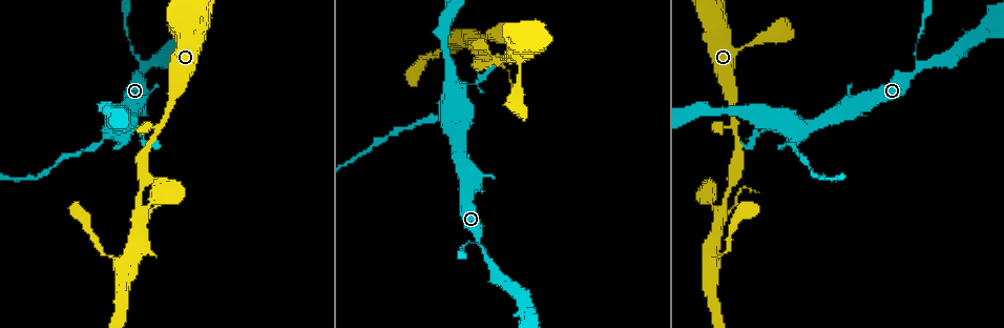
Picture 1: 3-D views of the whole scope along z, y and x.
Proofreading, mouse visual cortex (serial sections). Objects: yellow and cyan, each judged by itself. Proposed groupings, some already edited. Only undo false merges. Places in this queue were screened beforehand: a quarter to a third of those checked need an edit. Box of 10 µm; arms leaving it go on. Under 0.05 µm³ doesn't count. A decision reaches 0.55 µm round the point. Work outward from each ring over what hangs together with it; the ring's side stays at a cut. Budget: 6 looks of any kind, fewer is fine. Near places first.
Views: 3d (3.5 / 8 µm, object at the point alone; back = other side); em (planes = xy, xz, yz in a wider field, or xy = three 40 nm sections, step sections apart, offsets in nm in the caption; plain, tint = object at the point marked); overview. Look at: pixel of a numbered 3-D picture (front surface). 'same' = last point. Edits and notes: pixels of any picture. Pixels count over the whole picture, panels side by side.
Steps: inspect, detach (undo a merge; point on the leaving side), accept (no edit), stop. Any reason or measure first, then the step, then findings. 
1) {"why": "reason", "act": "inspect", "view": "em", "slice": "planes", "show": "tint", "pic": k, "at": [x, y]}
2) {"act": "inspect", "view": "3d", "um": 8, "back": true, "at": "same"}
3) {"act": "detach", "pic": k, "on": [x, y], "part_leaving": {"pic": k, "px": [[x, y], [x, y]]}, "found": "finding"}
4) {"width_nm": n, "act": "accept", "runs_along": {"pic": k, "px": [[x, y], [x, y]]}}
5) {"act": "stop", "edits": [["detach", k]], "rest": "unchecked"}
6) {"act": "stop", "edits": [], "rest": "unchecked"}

{"why": "sudden change in width", "act": "inspect", "view": "3d", "um": 3.5, "pic": 1, "at": [145, 67]}

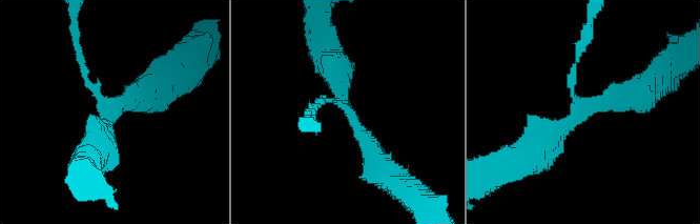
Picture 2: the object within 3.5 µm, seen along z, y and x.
{"act": "inspect", "view": "em", "slice": "xy", "step": 2, "show": "tint", "pic": 2, "at": [583, 107]}

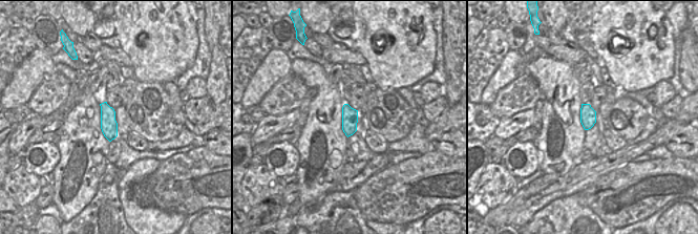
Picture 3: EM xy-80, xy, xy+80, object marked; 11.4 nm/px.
{"act": "accept", "runs_along": {"pic": 2, "px": [[524, 157], [584, 105], [638, 96]]}, "found": "continuous, no second cell"}

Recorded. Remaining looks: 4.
{"why": "thick turns thin", "act": "inspect", "view": "3d", "um": 3.5, "pic": 1, "at": [106, 138]}

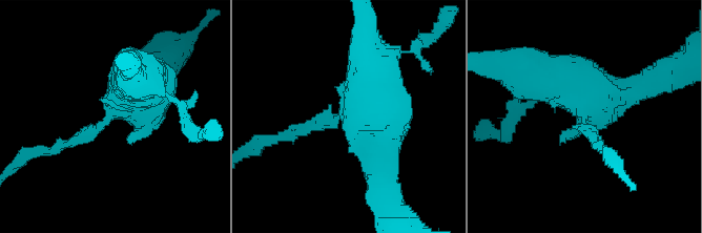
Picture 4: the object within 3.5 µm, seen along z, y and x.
{"why": "shape alone is not enough", "act": "inspect", "view": "em", "slice": "planes", "show": "plain", "pic": 4, "at": [113, 114]}

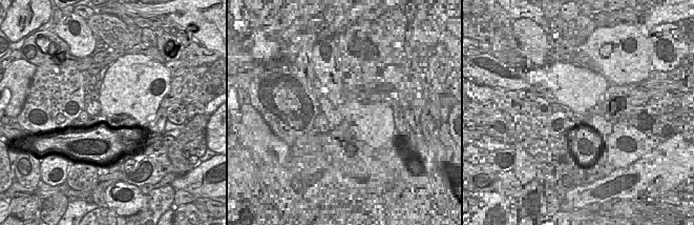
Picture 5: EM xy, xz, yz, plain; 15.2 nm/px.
{"act": "inspect", "view": "em", "slice": "planes", "show": "tint", "at": "same"}

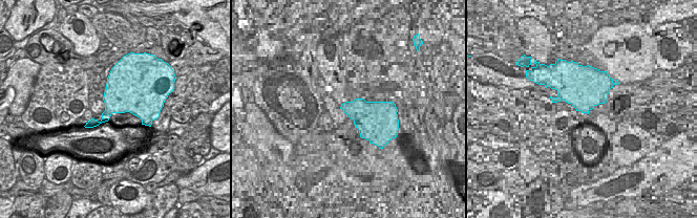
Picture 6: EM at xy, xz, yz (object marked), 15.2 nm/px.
{"width_nm": 500, "act": "detach", "pic": 4, "on": [304, 129], "part_leaving": {"pic": 4, "px": [[334, 120], [261, 144]]}, "found": "a second cell is stuck on"}

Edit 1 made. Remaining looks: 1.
{"act": "stop", "edits": [["detach", 4]], "rest": "unchecked"}

